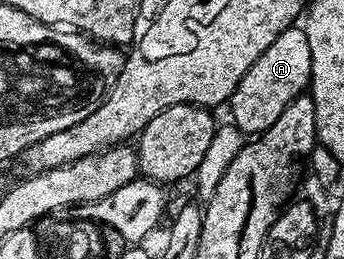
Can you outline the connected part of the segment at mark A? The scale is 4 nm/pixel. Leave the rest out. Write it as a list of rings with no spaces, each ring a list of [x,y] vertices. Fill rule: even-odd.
[[[295,25],[284,29],[260,57],[256,57],[256,65],[244,73],[240,85],[228,100],[229,118],[250,137],[257,137],[274,124],[276,117],[288,109],[288,105],[297,95],[303,94],[310,85],[312,69],[312,53],[308,49],[308,37],[301,26]]]

